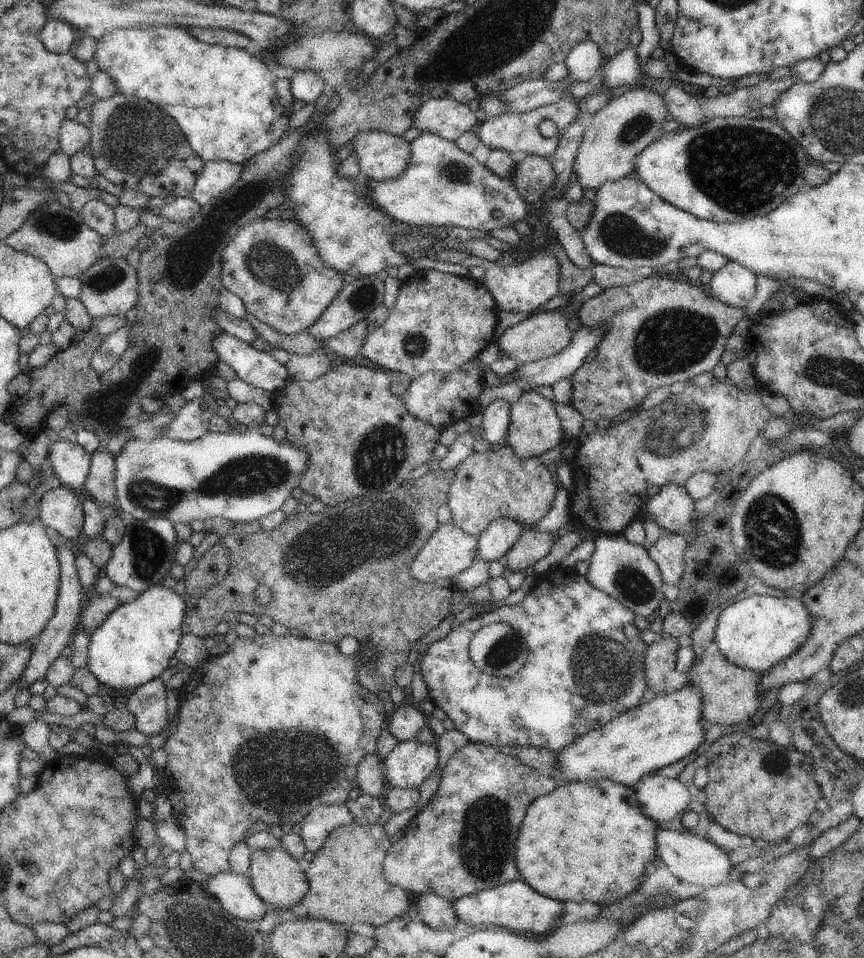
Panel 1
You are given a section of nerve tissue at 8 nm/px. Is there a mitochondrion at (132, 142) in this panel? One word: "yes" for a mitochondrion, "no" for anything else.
yes

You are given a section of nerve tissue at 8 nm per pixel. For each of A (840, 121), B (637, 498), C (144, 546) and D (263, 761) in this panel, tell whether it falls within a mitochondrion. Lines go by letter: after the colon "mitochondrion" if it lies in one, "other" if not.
A: mitochondrion
B: other
C: mitochondrion
D: mitochondrion

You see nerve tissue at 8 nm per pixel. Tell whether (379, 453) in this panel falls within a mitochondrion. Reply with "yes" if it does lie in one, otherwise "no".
yes

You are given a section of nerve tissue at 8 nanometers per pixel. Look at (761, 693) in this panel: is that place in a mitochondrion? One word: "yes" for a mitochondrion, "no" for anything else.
no

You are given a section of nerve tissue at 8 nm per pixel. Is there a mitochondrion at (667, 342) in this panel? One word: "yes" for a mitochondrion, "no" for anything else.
yes

